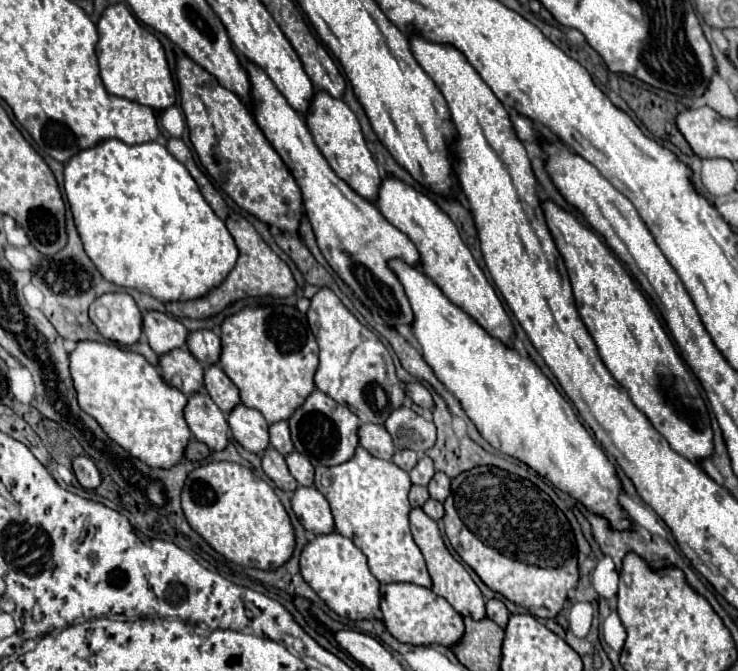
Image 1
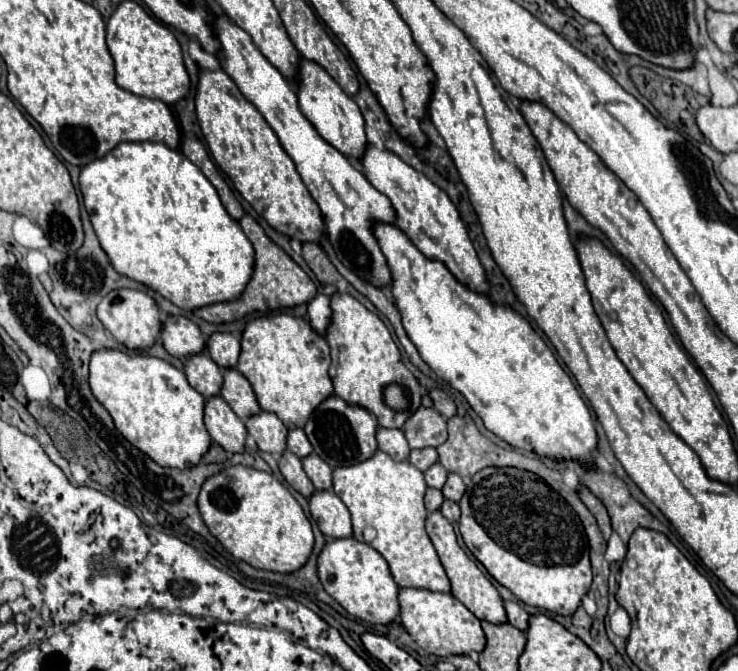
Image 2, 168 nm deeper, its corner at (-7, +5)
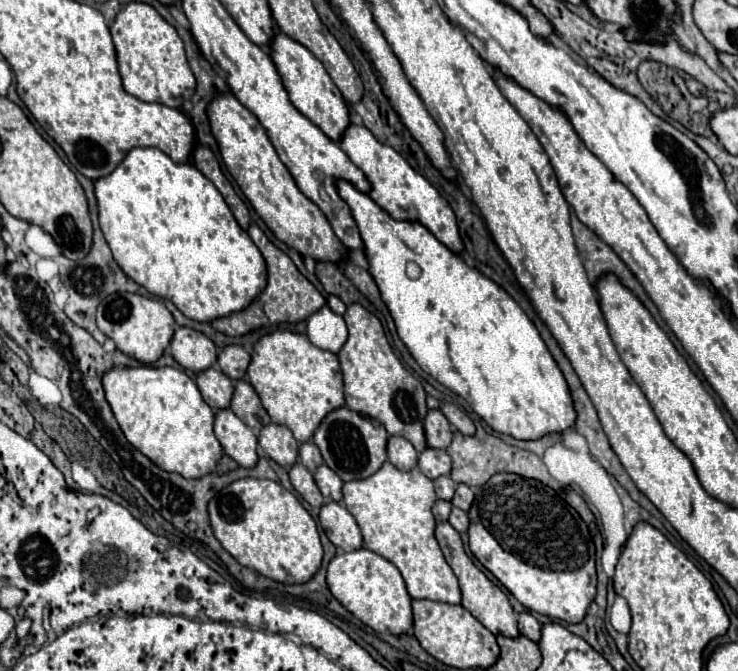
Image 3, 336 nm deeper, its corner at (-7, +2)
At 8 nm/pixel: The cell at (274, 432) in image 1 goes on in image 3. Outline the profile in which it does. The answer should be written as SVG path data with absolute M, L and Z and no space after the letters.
M312 442L300 444L300 448L298 448L298 460L300 460L310 472L314 472L314 470L322 464L322 456L320 456L318 448L316 448Z

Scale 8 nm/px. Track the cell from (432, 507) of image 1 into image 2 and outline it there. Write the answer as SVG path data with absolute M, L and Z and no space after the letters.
M444 501L440 513L450 521L450 523L456 523L460 519L460 507L456 501Z

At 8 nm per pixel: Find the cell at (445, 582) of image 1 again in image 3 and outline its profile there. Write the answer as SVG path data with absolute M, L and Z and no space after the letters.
M438 522L436 524L436 540L440 544L440 550L448 562L448 566L452 568L452 572L456 574L458 582L460 582L460 590L462 590L462 606L476 618L480 620L492 634L502 634L502 636L518 636L518 628L516 628L516 614L506 598L506 594L500 590L500 586L496 586L492 580L488 580L488 576L474 566L474 562L466 556L464 548L462 548L462 540L460 534L456 530L452 530L452 526L448 522Z

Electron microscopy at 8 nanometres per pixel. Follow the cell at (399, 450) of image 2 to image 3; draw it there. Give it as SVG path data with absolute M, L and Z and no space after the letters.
M390 436L388 438L388 460L400 470L410 470L418 462L418 452L406 438Z

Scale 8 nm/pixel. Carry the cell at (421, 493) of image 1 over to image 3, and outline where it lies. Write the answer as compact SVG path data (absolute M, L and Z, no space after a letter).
M436 500L436 502L434 502L434 506L432 506L432 514L434 514L434 518L440 522L440 520L446 520L446 518L448 518L450 508L452 508L452 504L450 504L450 502Z

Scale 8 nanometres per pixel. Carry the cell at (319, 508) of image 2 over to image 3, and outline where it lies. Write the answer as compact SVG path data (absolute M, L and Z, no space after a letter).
M328 502L320 508L320 524L328 536L328 540L350 552L350 550L358 550L362 546L362 534L360 534L360 528L354 520L354 516L344 508L340 506L338 502Z

